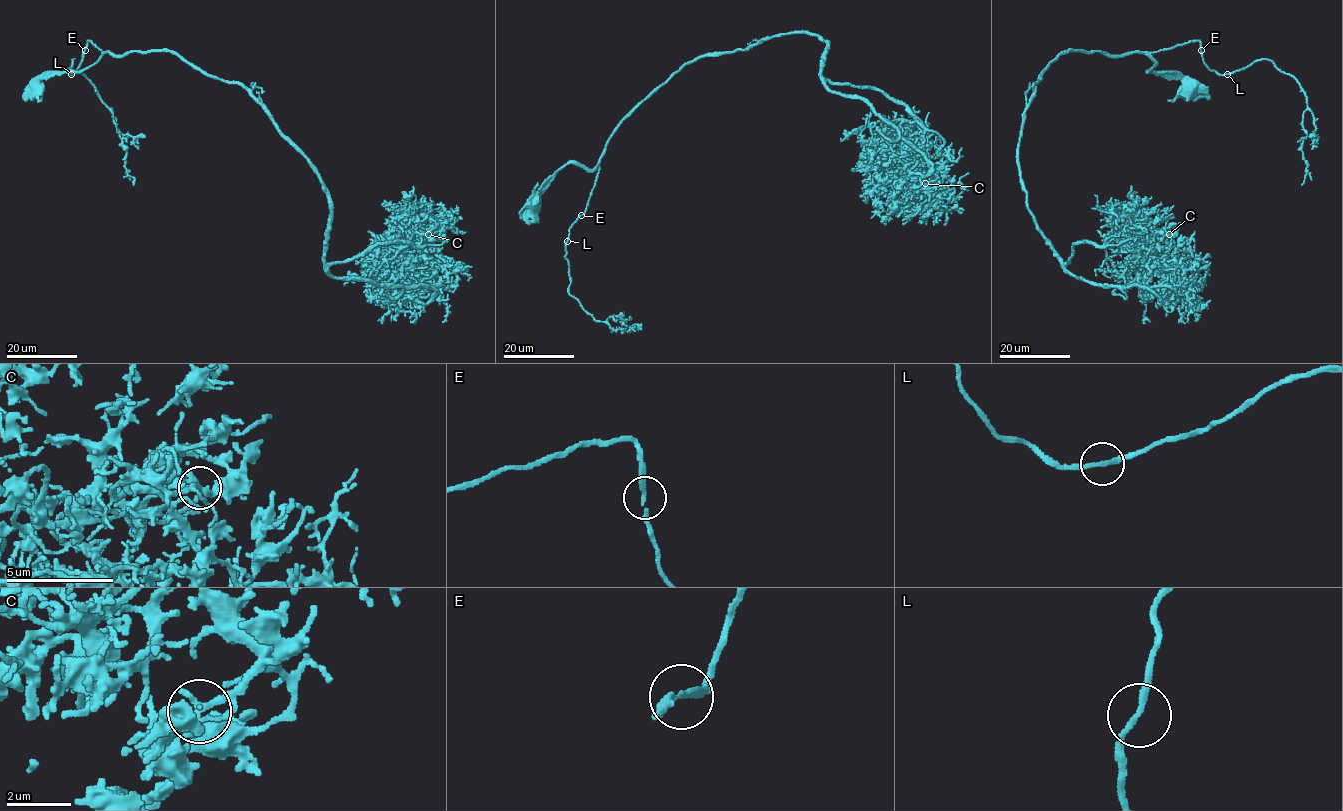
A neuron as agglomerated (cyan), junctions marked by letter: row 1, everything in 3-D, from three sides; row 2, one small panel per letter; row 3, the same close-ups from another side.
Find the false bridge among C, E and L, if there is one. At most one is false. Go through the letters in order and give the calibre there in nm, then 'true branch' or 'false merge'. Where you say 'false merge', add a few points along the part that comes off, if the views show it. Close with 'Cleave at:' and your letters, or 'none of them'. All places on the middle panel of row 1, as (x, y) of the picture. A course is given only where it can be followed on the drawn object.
C: calibre 240 nm; true branch
E: calibre 170 nm; true branch
L: calibre 180 nm; true branch
Cleave at: none of them

